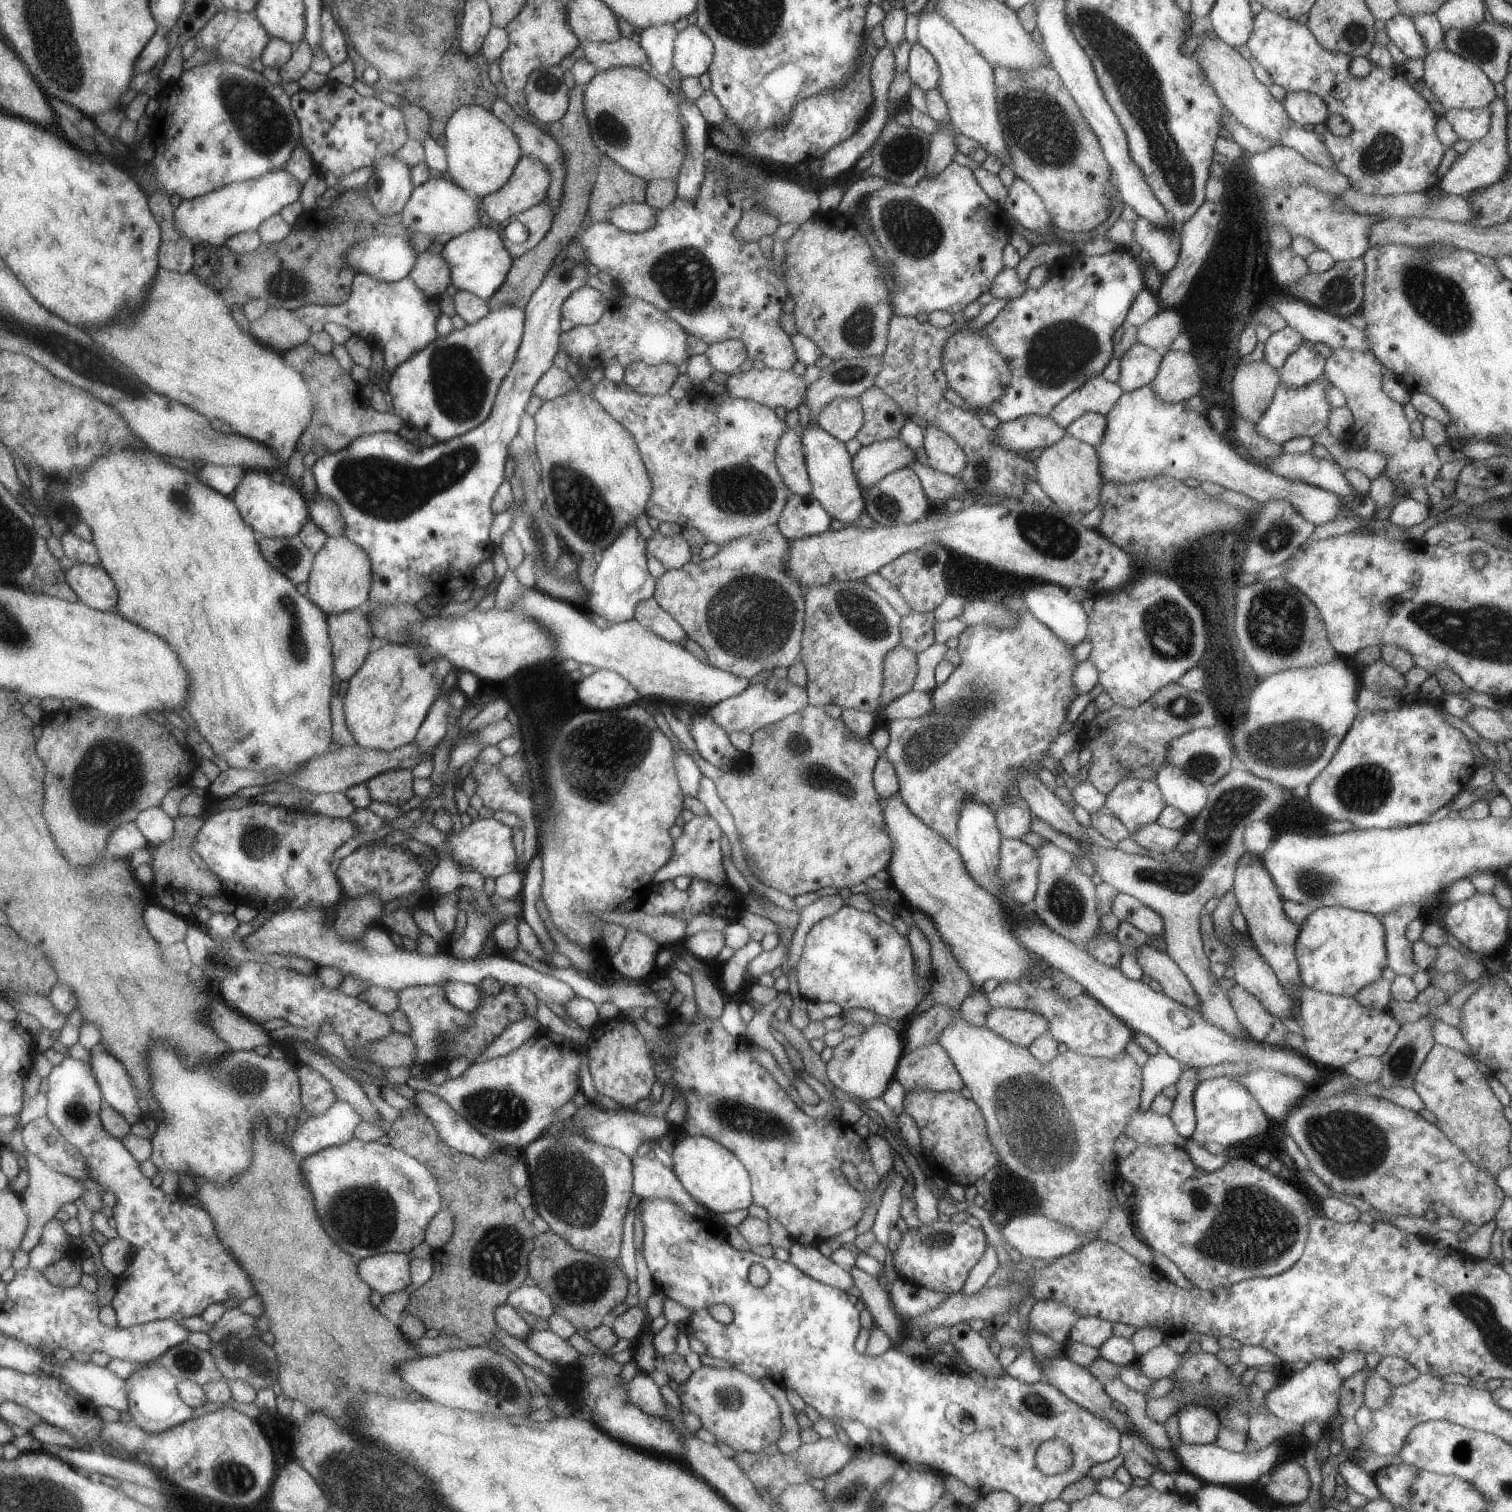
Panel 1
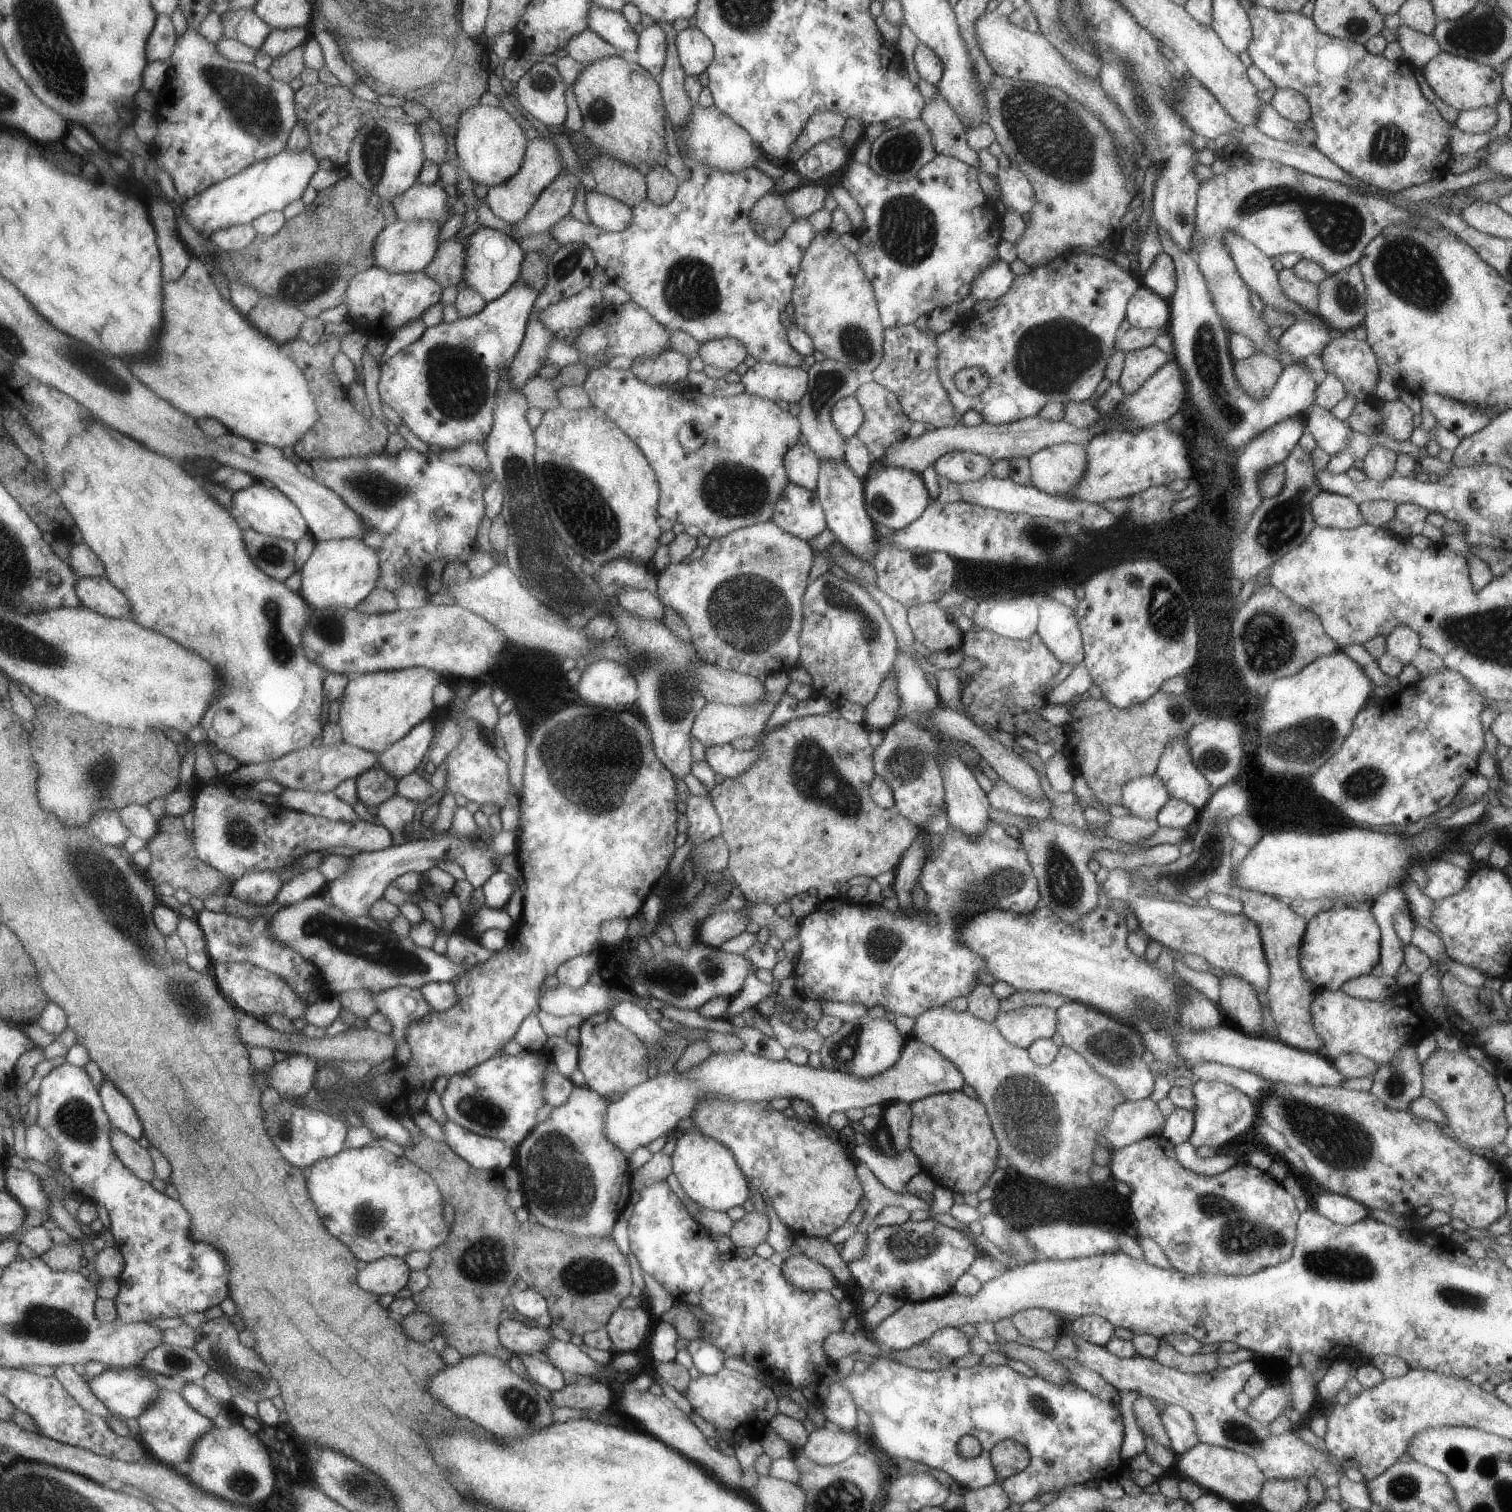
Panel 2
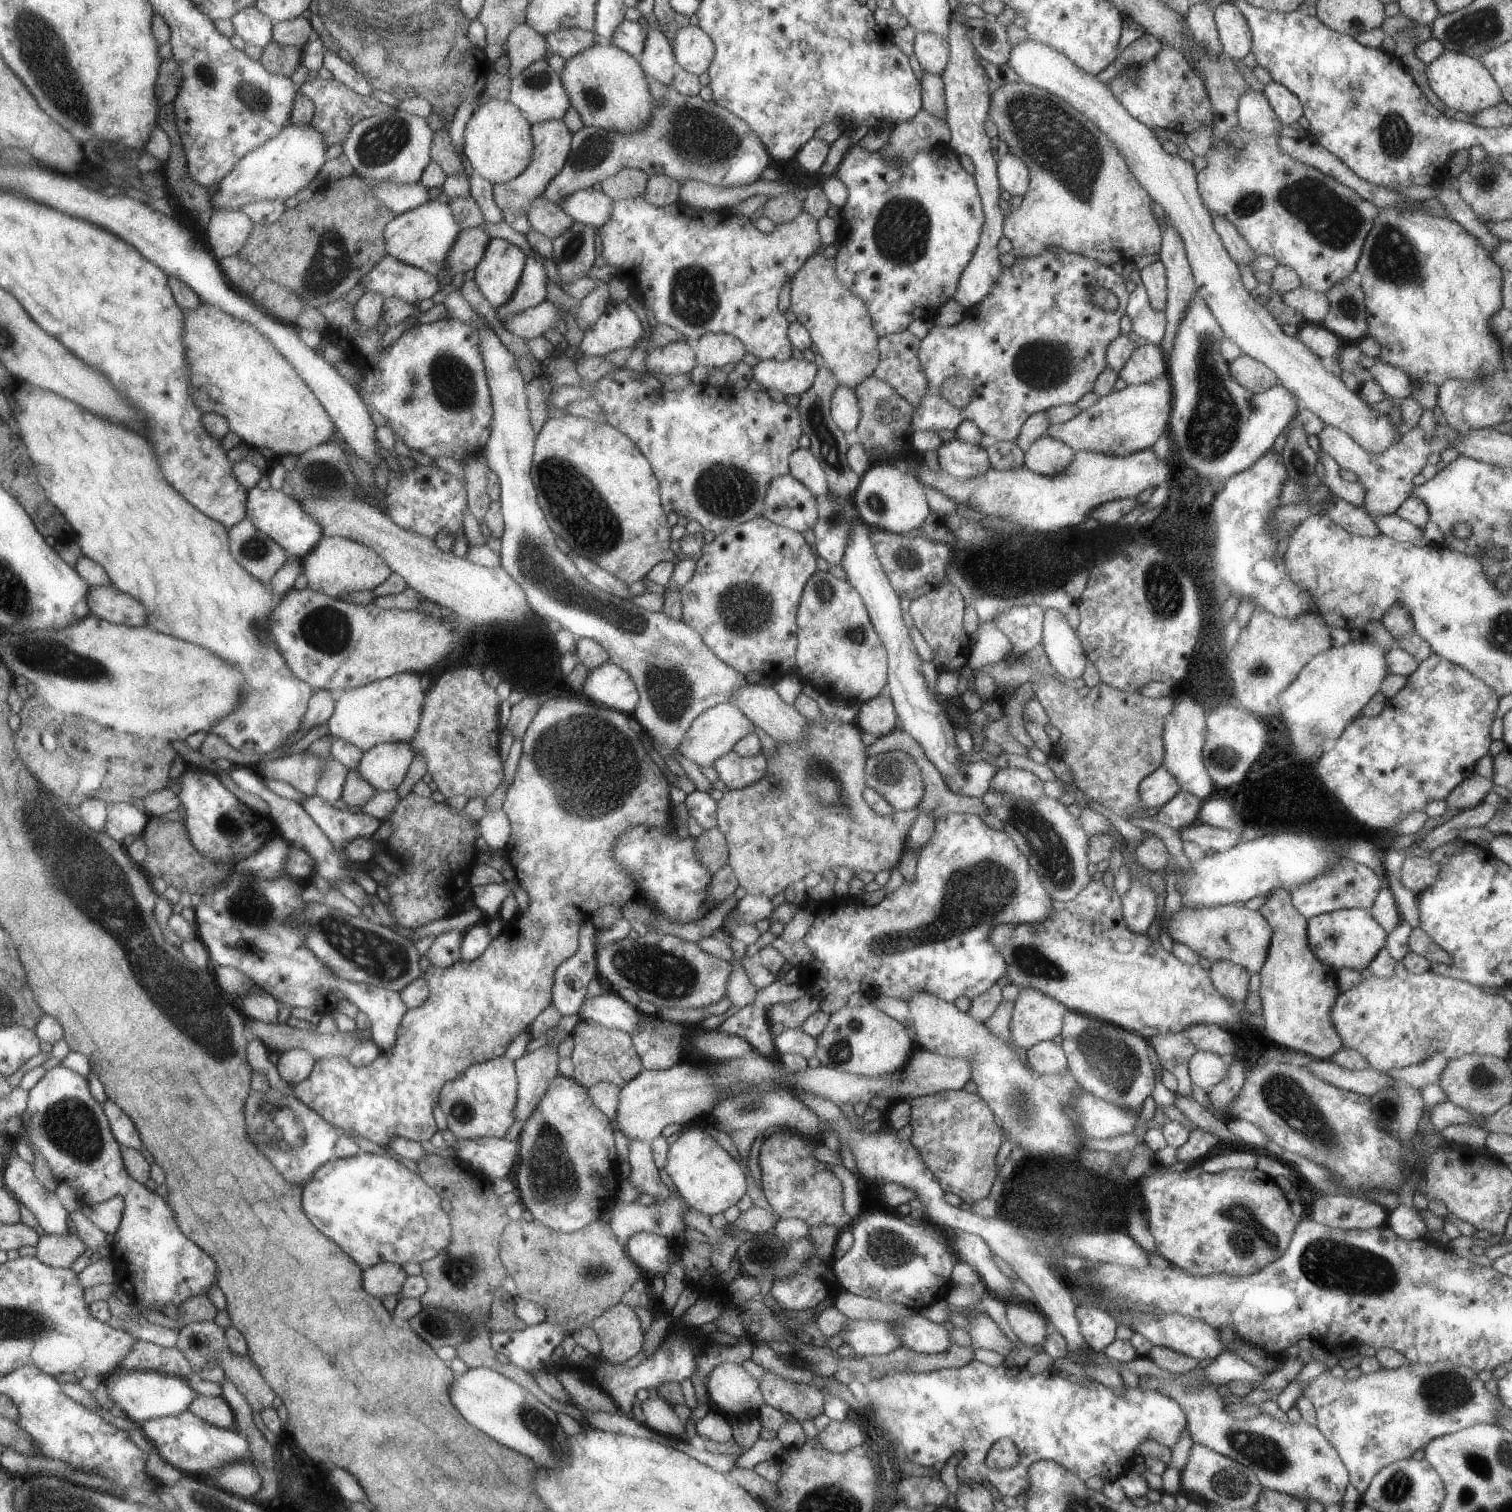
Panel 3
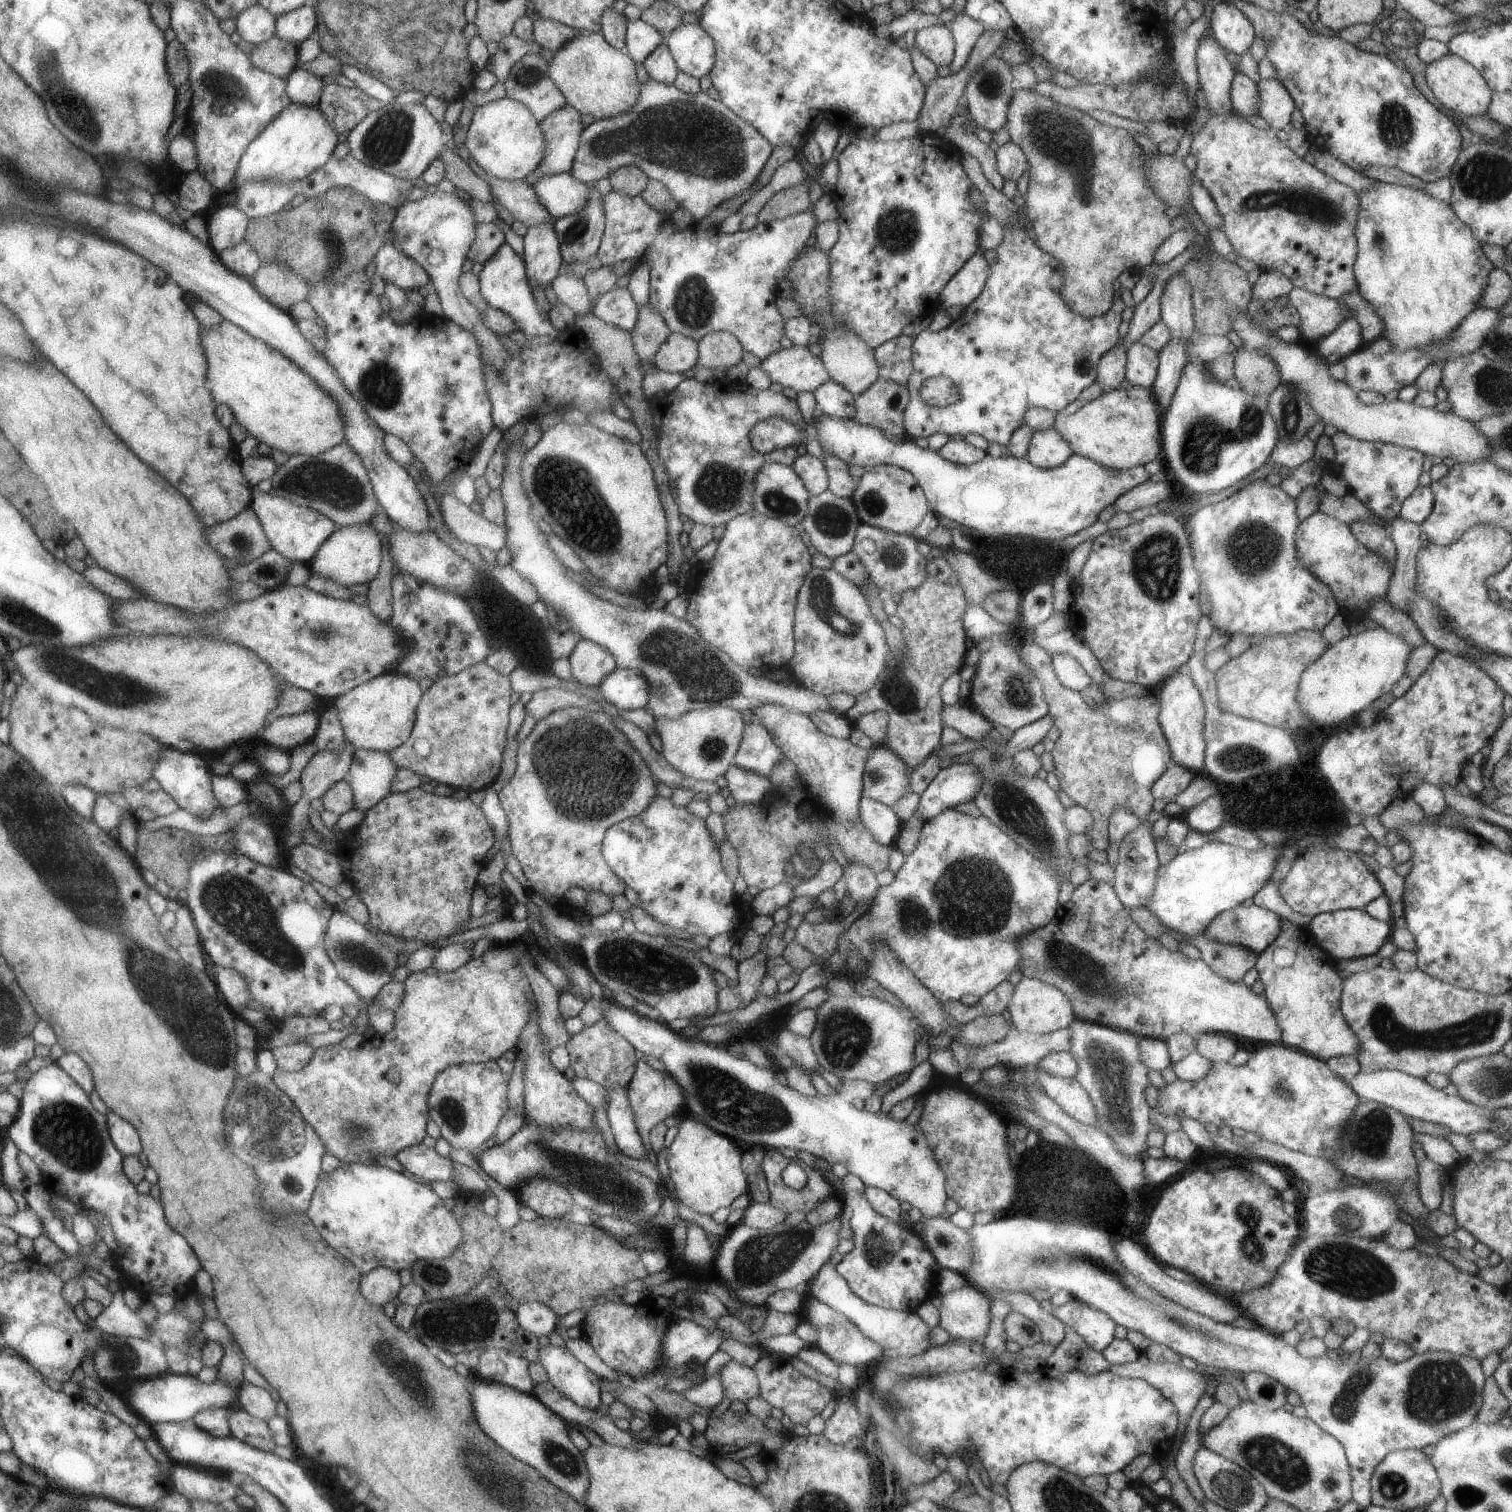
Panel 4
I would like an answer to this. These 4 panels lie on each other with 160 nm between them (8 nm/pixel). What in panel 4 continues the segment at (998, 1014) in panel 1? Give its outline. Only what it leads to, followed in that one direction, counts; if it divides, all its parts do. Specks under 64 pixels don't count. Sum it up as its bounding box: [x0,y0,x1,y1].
[1007,978,1075,1035]

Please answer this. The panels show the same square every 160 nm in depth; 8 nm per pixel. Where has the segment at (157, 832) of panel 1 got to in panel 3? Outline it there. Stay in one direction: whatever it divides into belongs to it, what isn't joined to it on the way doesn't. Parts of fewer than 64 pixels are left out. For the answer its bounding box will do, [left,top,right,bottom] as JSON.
[105,802,150,841]

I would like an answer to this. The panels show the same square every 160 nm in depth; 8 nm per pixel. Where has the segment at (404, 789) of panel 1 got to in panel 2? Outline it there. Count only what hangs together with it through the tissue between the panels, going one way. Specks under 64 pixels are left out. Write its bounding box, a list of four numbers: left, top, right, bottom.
[356,768,397,806]

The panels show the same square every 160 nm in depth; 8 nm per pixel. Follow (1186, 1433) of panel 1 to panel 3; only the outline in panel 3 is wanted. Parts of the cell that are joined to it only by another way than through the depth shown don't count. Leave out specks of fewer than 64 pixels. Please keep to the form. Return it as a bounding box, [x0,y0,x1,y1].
[864,1359,1187,1496]

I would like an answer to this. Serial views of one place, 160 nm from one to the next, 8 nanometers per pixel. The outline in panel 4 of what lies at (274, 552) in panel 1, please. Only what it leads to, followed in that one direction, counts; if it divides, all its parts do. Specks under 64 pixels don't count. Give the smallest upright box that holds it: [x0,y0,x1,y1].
[206,507,272,565]

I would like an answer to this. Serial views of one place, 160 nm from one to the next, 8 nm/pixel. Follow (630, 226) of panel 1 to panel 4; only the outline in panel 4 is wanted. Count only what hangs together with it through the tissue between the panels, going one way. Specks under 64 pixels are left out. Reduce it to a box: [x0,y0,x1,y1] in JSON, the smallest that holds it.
[532,172,588,221]

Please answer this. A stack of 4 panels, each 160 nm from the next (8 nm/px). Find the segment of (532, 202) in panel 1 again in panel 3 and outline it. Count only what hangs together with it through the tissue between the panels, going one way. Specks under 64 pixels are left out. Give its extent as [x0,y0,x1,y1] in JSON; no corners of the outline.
[493,119,573,234]

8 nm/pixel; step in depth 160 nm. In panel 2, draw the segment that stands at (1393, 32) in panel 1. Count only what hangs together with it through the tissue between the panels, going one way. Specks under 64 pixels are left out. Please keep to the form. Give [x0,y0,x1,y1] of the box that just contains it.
[1396,24,1441,69]

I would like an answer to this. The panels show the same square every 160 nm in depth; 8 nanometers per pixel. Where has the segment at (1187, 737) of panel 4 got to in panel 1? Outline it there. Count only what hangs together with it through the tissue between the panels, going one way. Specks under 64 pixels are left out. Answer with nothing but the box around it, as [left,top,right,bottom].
[1157,764,1208,822]

